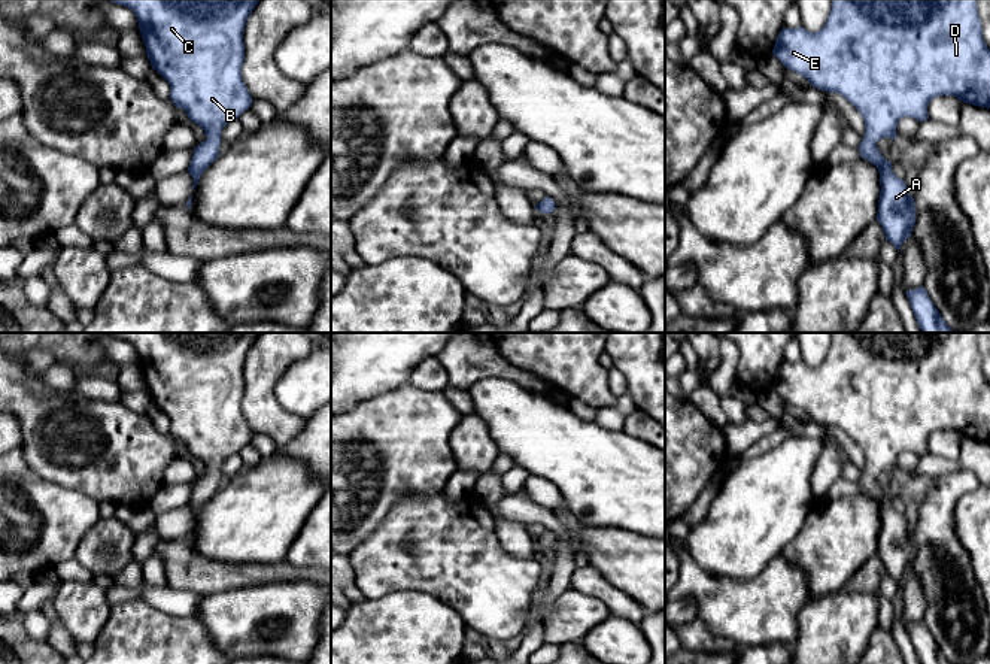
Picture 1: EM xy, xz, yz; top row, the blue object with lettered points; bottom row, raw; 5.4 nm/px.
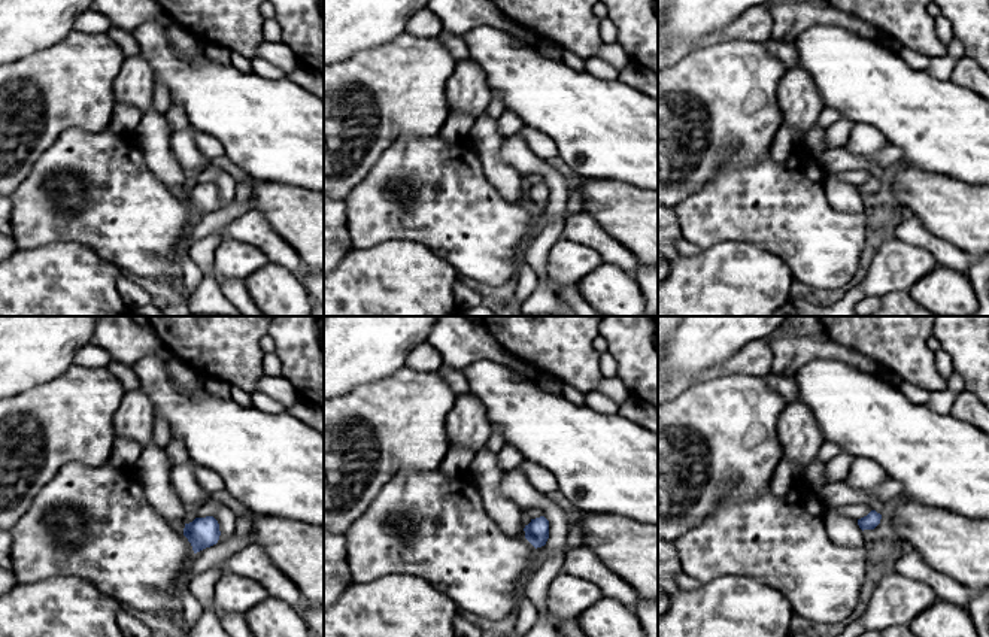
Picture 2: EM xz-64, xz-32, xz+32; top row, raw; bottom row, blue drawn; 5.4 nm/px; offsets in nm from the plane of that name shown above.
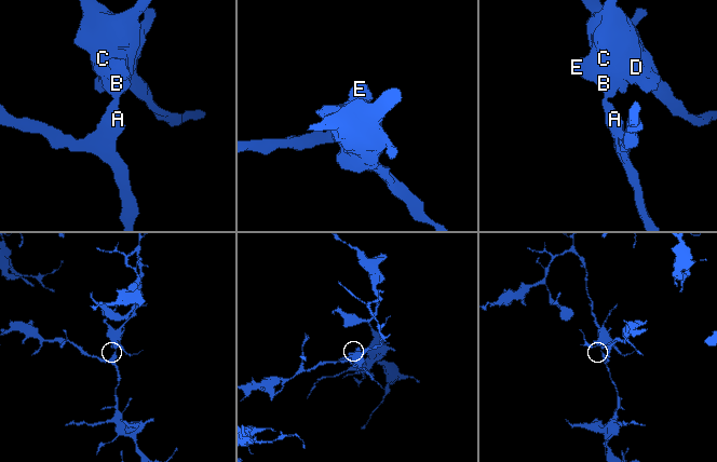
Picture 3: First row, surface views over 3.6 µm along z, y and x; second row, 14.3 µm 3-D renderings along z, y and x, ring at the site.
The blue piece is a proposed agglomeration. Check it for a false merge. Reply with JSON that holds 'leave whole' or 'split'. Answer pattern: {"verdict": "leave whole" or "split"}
{"verdict": "leave whole"}

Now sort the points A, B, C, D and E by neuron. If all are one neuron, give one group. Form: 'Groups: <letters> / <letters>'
Groups: A B C D E

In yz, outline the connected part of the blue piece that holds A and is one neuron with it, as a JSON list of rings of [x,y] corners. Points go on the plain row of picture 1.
[[[832,333],[830,348],[822,364],[810,367],[804,361],[783,361],[772,388],[784,401],[807,412],[813,421],[841,428],[863,451],[866,466],[859,479],[860,491],[880,507],[877,555],[886,574],[899,586],[902,577],[911,571],[915,539],[905,515],[893,507],[892,495],[881,489],[877,476],[883,472],[895,474],[898,457],[904,451],[920,457],[929,454],[927,440],[939,430],[954,430],[963,437],[990,443],[990,383],[983,373],[977,333]]]

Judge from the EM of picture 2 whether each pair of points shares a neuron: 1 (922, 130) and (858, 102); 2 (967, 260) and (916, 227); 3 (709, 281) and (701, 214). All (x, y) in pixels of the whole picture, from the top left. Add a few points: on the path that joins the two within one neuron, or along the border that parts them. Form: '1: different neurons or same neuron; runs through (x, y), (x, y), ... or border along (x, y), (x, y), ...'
1: same neuron; runs through (906, 114), (894, 102), (874, 102)
2: same neuron; runs through (955, 258), (949, 257), (928, 239)
3: different neurons; border along (740, 240), (724, 240), (703, 251)

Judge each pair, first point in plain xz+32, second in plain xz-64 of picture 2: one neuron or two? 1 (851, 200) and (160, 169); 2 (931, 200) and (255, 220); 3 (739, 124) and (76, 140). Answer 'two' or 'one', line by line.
1: one
2: two
3: two

